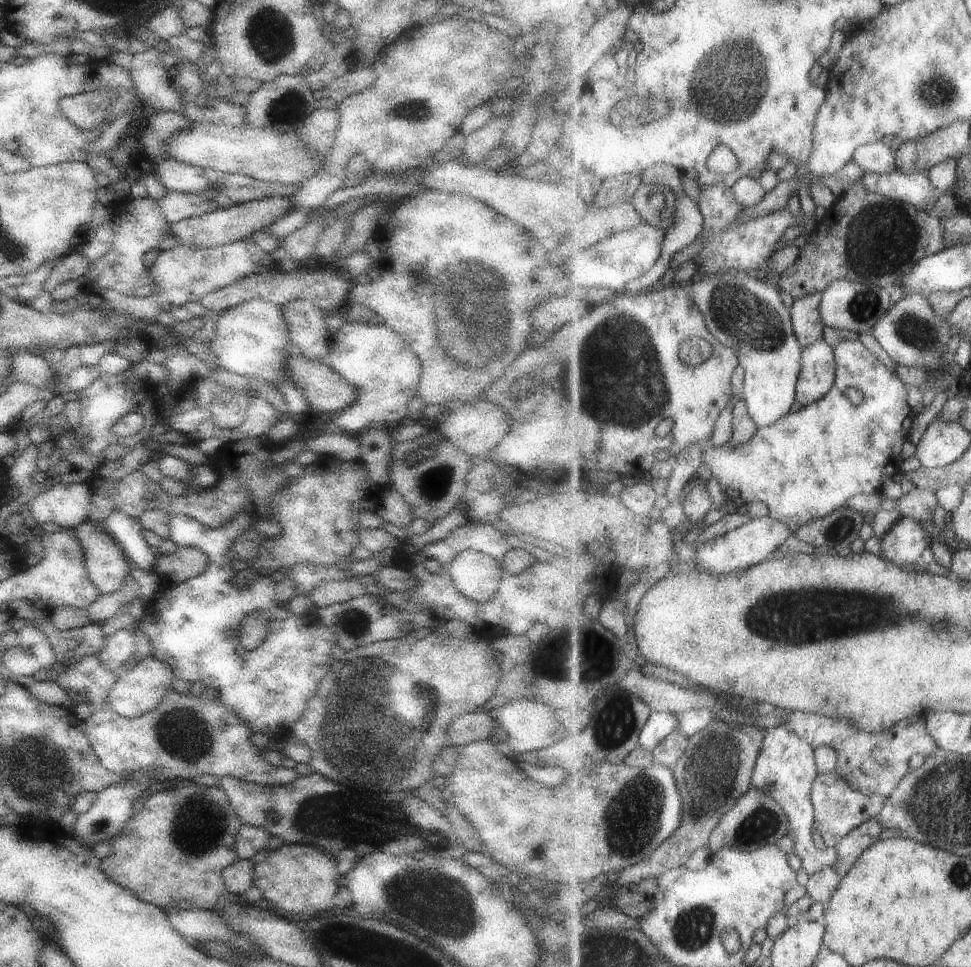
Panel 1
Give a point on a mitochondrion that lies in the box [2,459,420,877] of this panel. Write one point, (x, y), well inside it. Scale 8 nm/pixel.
(36, 769)

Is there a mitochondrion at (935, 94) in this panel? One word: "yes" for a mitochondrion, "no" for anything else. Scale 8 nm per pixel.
yes

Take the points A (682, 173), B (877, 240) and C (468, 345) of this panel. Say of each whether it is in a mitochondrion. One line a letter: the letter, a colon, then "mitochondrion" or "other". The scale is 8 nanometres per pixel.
A: other
B: mitochondrion
C: mitochondrion

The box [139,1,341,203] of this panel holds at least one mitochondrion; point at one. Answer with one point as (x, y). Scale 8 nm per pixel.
(269, 33)

